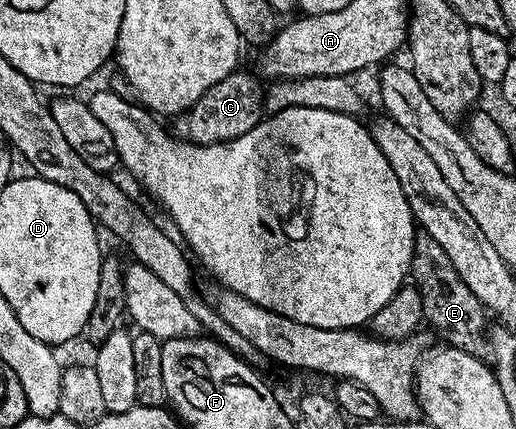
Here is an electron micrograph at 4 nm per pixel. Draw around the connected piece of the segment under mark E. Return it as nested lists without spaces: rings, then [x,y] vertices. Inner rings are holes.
[[[418,232],[413,245],[411,278],[423,300],[425,322],[438,334],[442,343],[459,348],[468,354],[480,355],[487,346],[487,311],[475,293],[467,288],[451,264],[450,257],[431,235]]]

